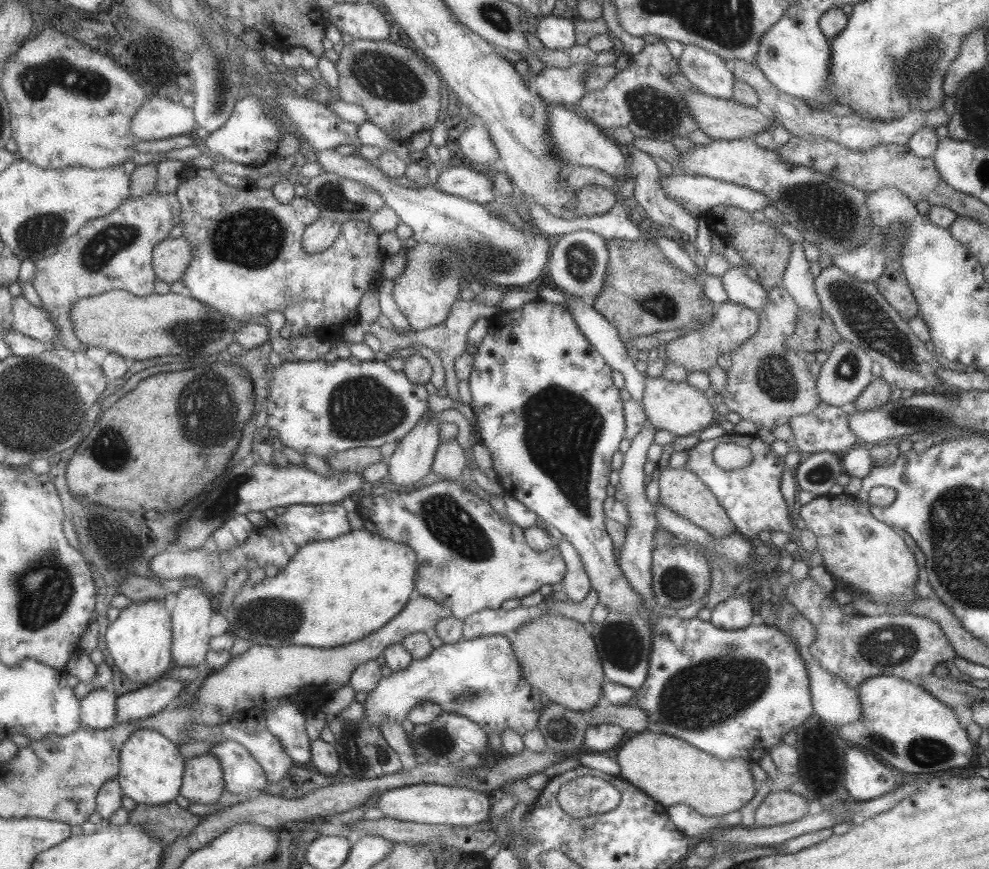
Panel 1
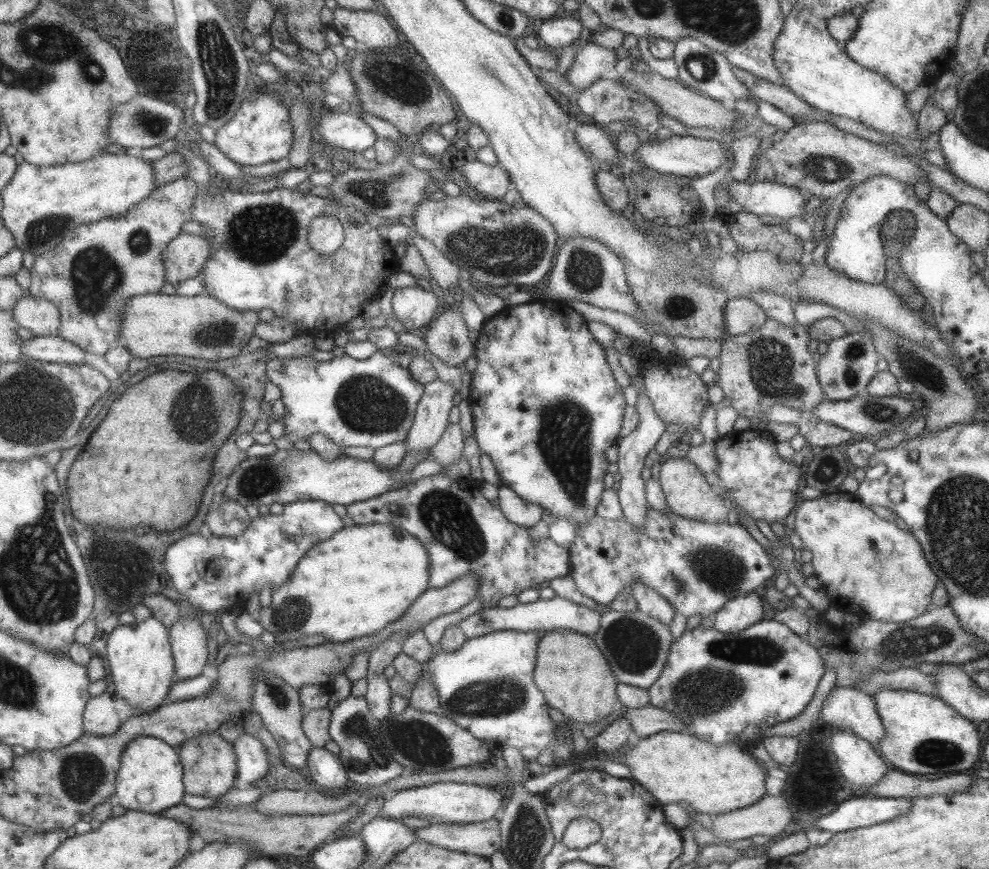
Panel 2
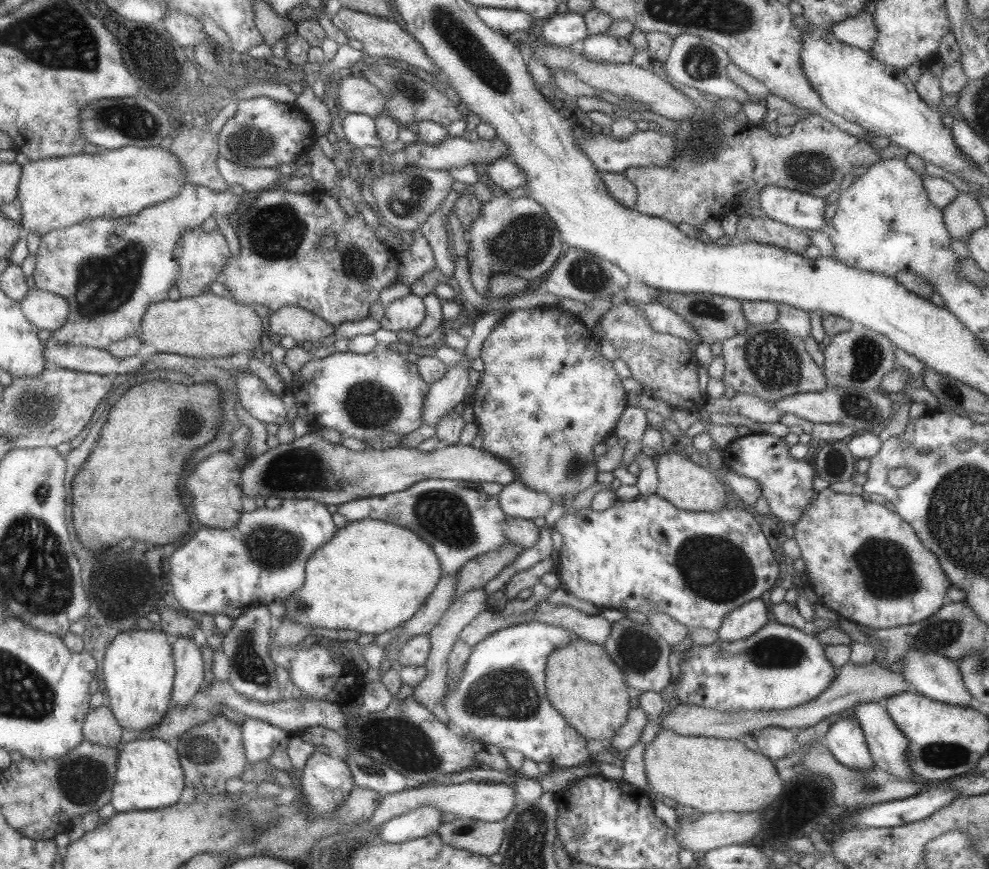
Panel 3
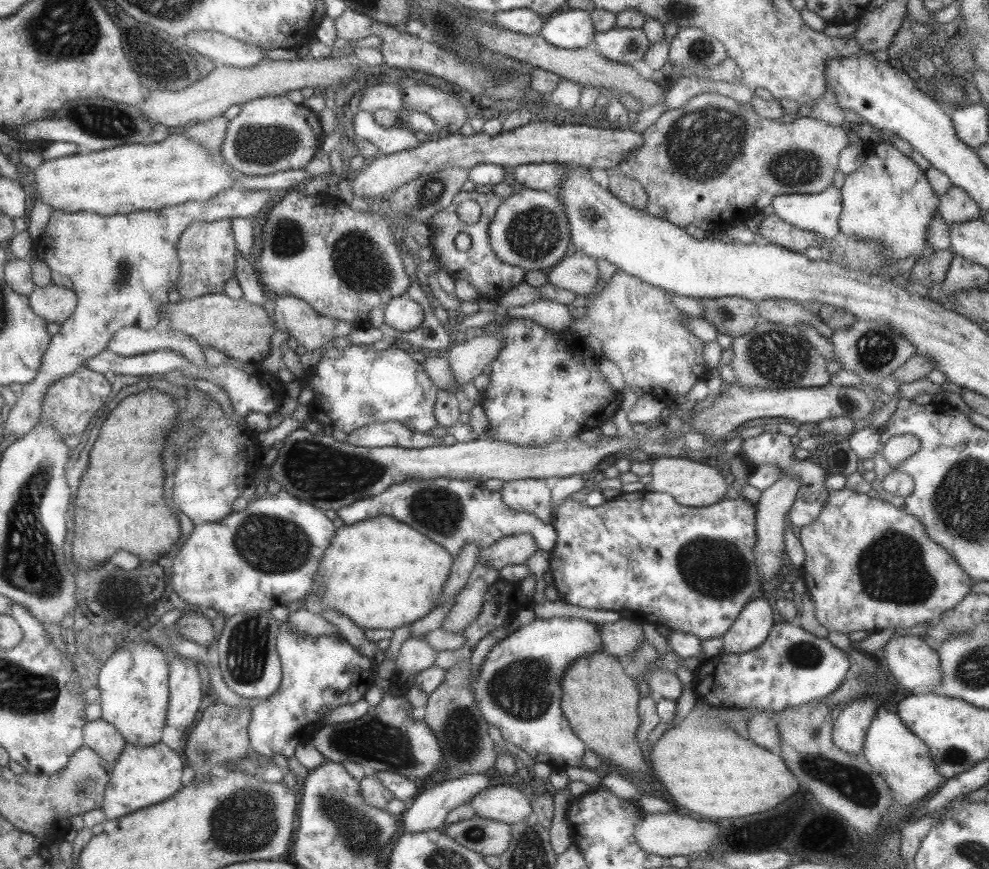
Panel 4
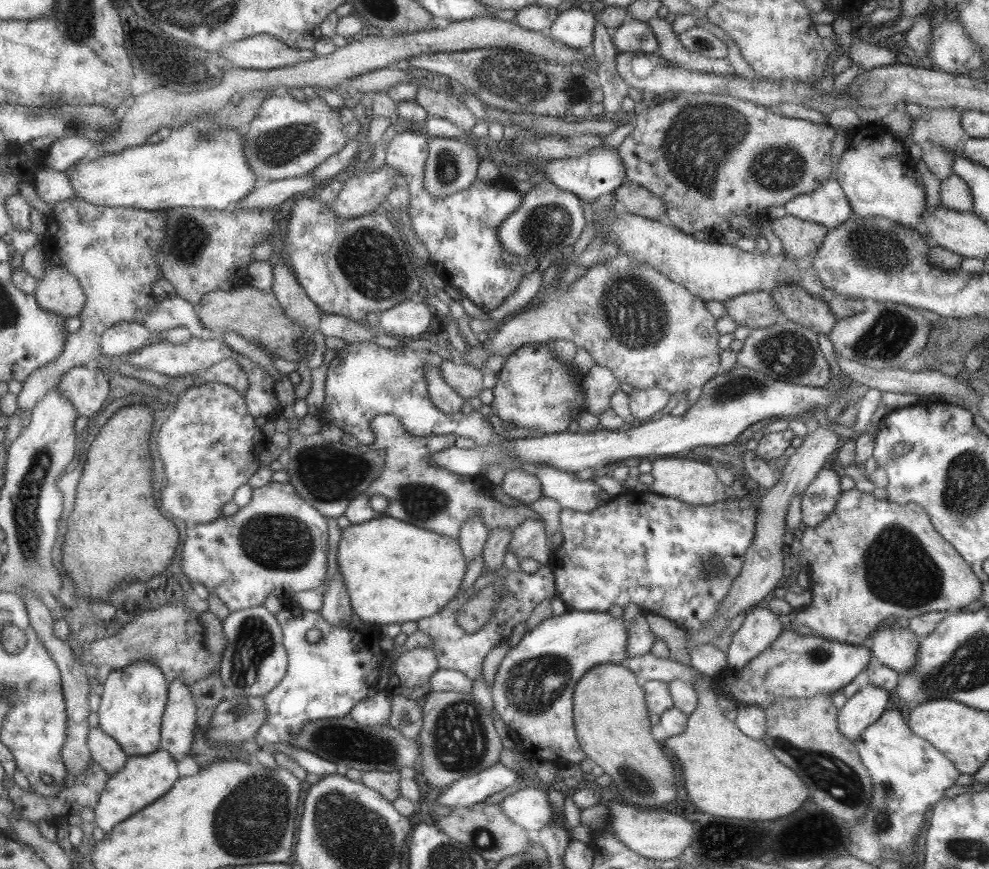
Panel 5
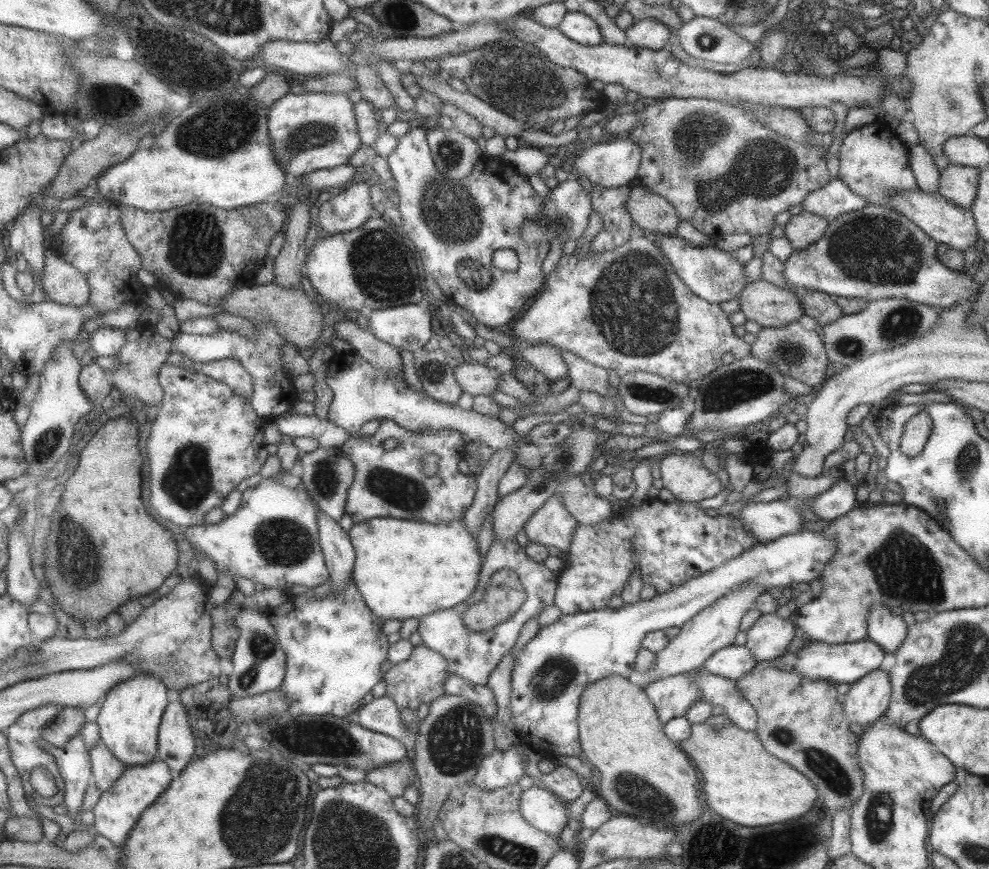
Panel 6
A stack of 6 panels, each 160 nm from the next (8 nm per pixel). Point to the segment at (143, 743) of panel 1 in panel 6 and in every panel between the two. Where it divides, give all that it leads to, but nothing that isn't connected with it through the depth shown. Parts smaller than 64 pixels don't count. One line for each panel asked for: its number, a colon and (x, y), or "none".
2: (149, 779)
3: (148, 776)
4: (143, 776)
5: (144, 779)
6: (117, 809)

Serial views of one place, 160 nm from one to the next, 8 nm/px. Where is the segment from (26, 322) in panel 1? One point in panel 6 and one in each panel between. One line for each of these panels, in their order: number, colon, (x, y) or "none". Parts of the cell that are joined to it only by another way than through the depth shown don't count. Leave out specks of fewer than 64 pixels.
2: (41, 318)
3: (45, 311)
4: (54, 304)
5: (57, 292)
6: (63, 284)

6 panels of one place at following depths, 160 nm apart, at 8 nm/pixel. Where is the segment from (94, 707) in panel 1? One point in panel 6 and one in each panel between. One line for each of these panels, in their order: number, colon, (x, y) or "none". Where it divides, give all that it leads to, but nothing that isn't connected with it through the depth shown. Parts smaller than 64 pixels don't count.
2: (99, 718)
3: (99, 727)
4: (100, 737)
5: (103, 750)
6: (105, 769)

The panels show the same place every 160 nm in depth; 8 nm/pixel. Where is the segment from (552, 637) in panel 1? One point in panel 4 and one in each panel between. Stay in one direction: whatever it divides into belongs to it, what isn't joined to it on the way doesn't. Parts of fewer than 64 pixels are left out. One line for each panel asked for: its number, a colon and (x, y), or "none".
2: (574, 677)
3: (584, 686)
4: (598, 700)

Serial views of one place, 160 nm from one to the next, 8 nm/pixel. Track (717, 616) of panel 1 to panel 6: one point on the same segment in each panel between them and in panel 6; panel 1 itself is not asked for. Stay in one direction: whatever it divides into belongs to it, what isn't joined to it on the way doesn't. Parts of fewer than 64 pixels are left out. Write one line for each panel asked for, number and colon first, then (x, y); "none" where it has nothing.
2: (739, 612)
3: (738, 623)
4: (755, 619)
5: (760, 627)
6: (768, 637)

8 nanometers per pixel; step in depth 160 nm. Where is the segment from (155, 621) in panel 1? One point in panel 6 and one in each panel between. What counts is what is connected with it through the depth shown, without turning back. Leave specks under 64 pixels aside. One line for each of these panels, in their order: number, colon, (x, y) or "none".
2: (140, 663)
3: (138, 669)
4: (133, 681)
5: (132, 698)
6: (129, 716)

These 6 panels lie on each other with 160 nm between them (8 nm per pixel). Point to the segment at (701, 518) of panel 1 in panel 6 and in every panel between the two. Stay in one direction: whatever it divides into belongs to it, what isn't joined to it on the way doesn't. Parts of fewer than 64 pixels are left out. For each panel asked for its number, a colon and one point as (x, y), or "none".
2: (687, 493)
3: (686, 485)
4: (690, 483)
5: (693, 482)
6: (686, 478)

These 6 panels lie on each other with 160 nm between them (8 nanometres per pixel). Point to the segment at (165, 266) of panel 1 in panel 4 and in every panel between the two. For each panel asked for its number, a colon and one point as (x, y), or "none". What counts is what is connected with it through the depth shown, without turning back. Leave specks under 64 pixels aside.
2: (184, 257)
3: (200, 254)
4: (206, 251)

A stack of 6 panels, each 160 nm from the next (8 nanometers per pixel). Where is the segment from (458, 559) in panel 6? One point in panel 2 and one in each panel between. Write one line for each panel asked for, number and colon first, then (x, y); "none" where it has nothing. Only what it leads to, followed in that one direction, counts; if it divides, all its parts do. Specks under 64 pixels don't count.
2: (362, 578)
3: (370, 577)
4: (379, 573)
5: (394, 573)

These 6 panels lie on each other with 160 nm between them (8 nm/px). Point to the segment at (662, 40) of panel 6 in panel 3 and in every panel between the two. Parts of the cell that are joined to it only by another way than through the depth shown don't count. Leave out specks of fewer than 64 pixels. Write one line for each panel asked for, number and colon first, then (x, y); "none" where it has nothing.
3: (601, 48)
4: (626, 45)
5: (635, 36)

